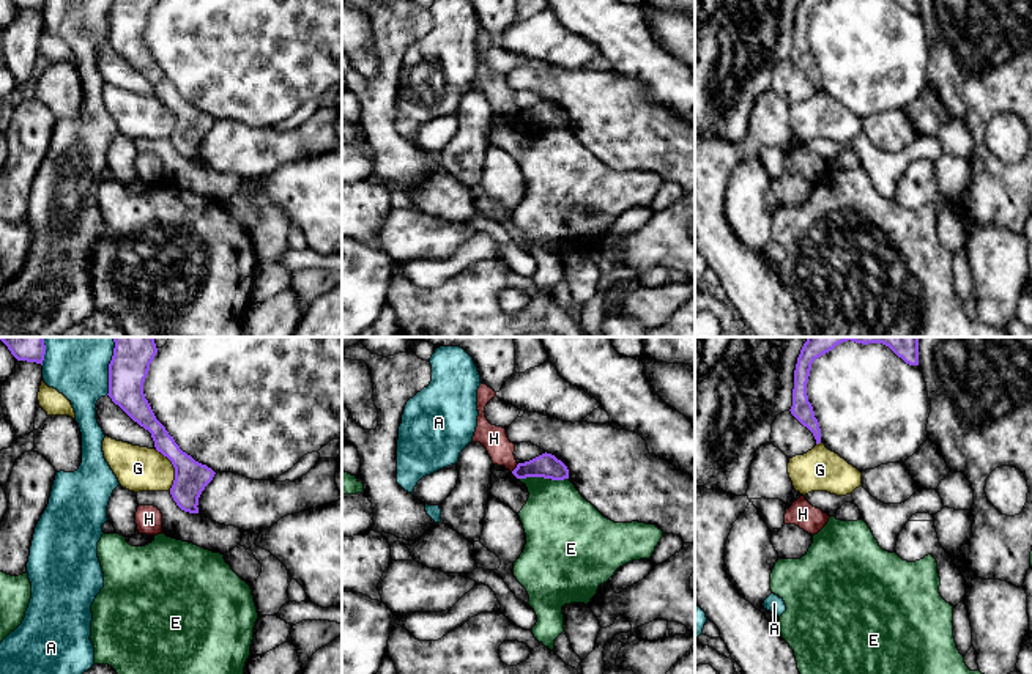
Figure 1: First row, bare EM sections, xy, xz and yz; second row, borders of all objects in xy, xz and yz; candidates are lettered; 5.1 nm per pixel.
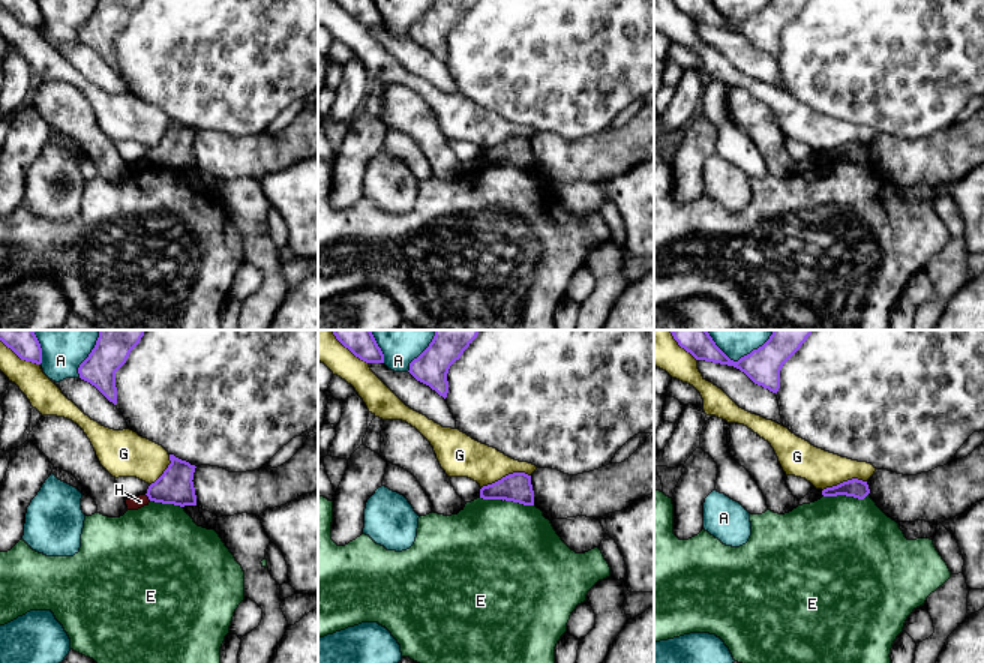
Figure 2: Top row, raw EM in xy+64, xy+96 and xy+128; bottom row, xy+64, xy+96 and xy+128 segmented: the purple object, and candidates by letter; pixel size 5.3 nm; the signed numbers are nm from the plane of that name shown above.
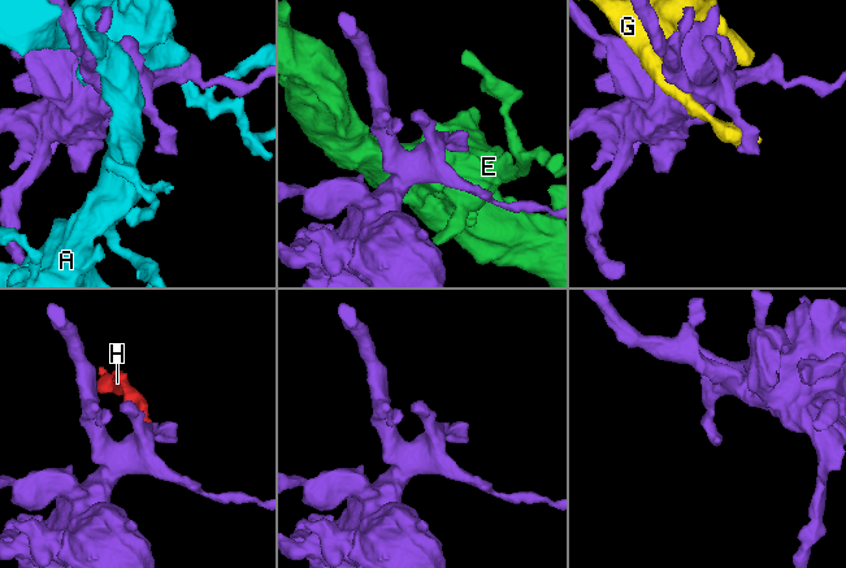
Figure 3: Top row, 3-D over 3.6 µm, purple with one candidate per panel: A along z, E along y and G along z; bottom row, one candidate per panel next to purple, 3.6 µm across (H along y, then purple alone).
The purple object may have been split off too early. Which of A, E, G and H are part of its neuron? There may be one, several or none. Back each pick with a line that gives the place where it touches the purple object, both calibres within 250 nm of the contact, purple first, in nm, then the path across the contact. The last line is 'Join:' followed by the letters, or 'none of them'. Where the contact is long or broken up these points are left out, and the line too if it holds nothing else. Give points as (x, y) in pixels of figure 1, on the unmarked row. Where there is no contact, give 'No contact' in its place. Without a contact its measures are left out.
Join: none of them

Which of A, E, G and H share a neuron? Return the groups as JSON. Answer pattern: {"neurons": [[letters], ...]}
{"neurons": [["A"], ["E"], ["G"], ["H"]]}

